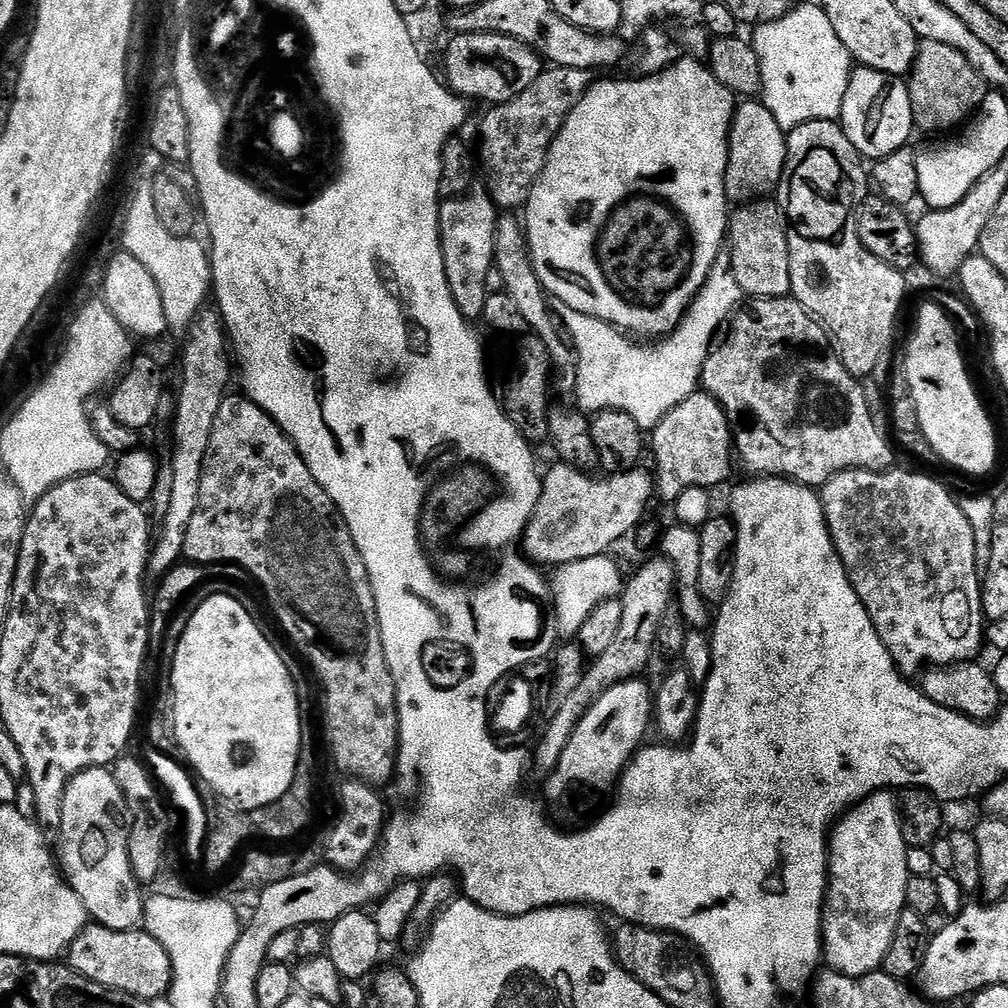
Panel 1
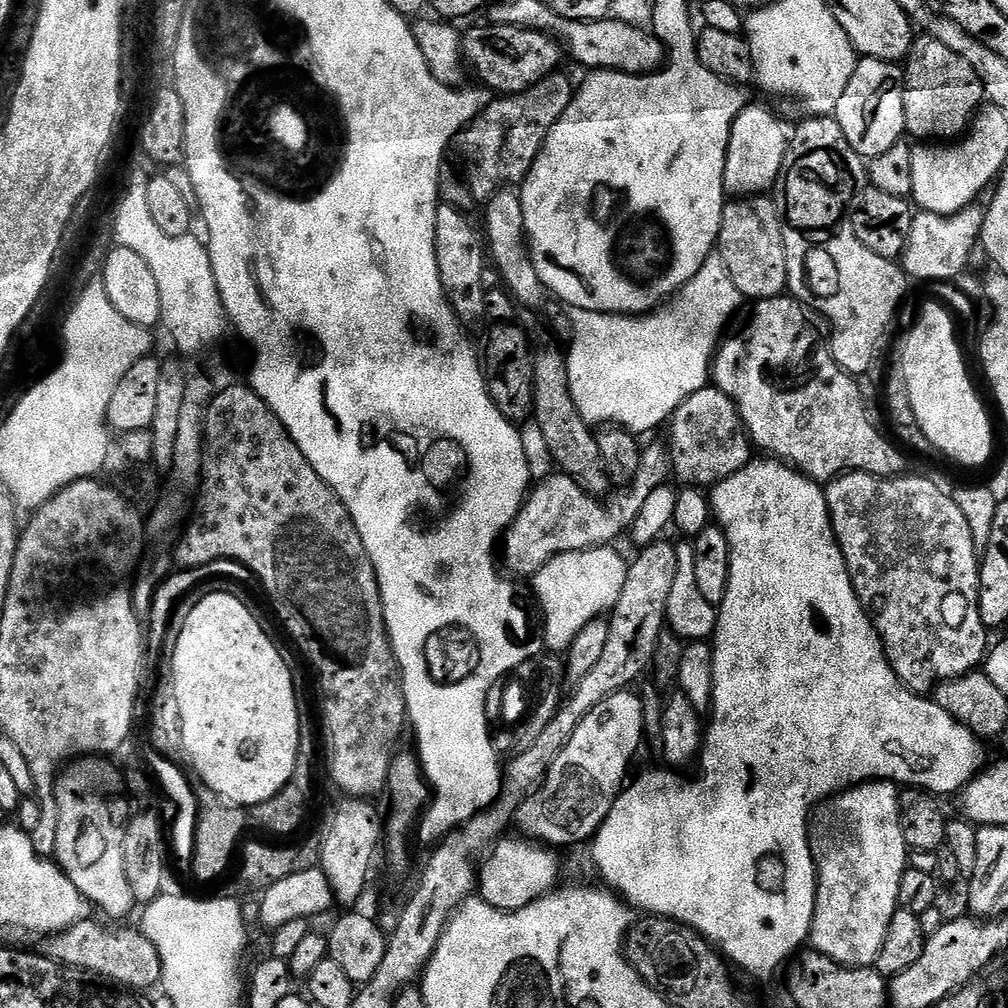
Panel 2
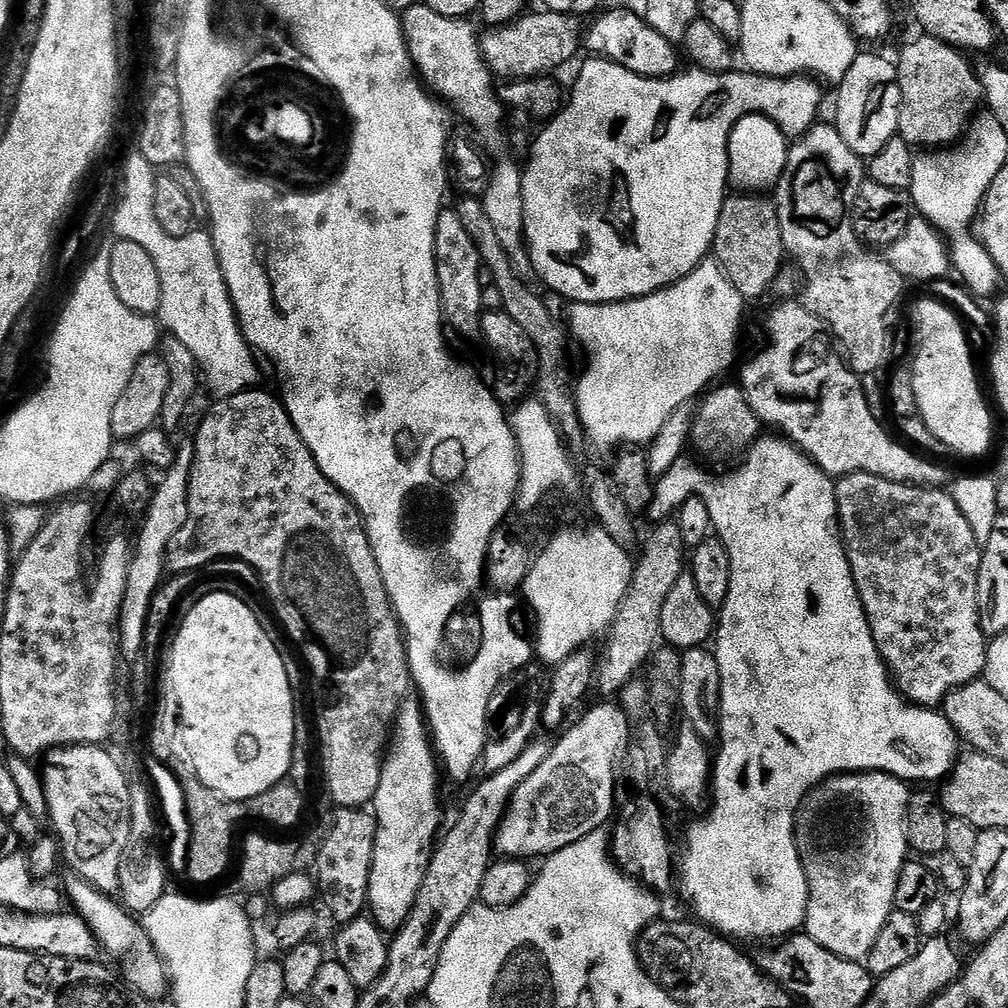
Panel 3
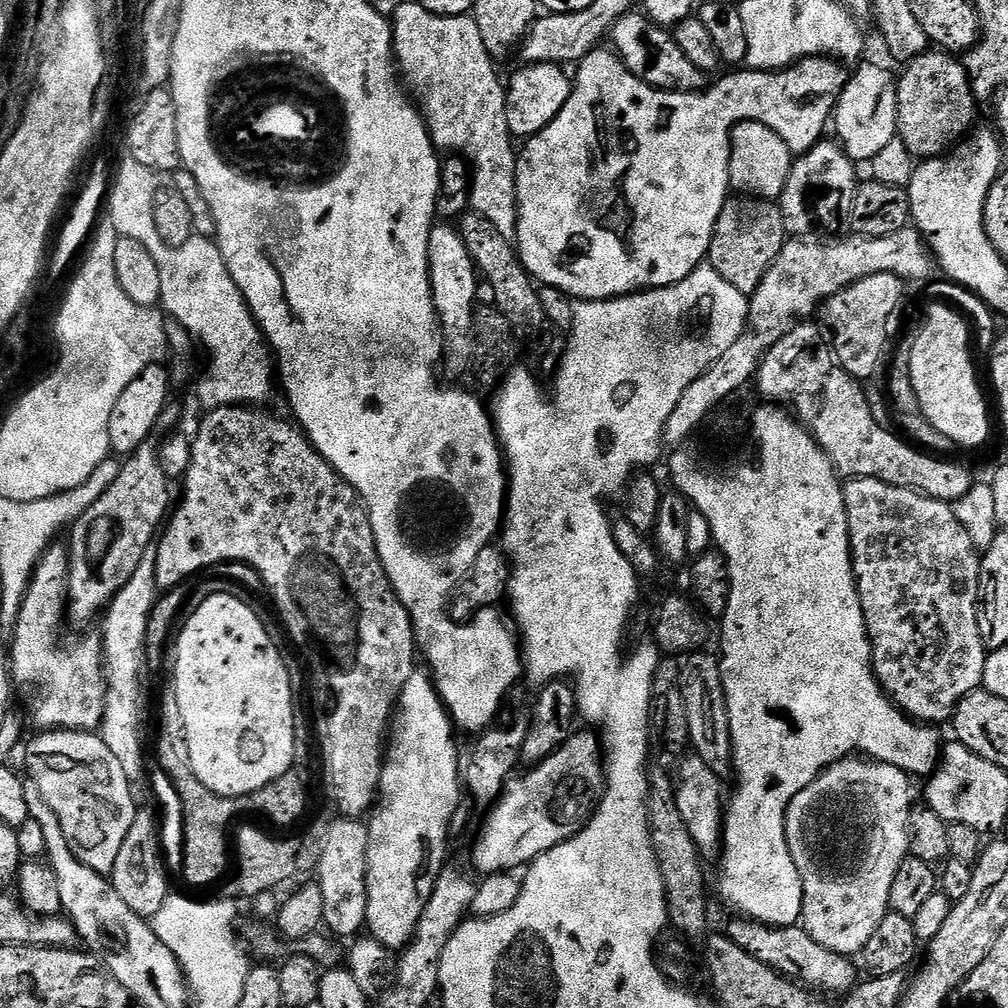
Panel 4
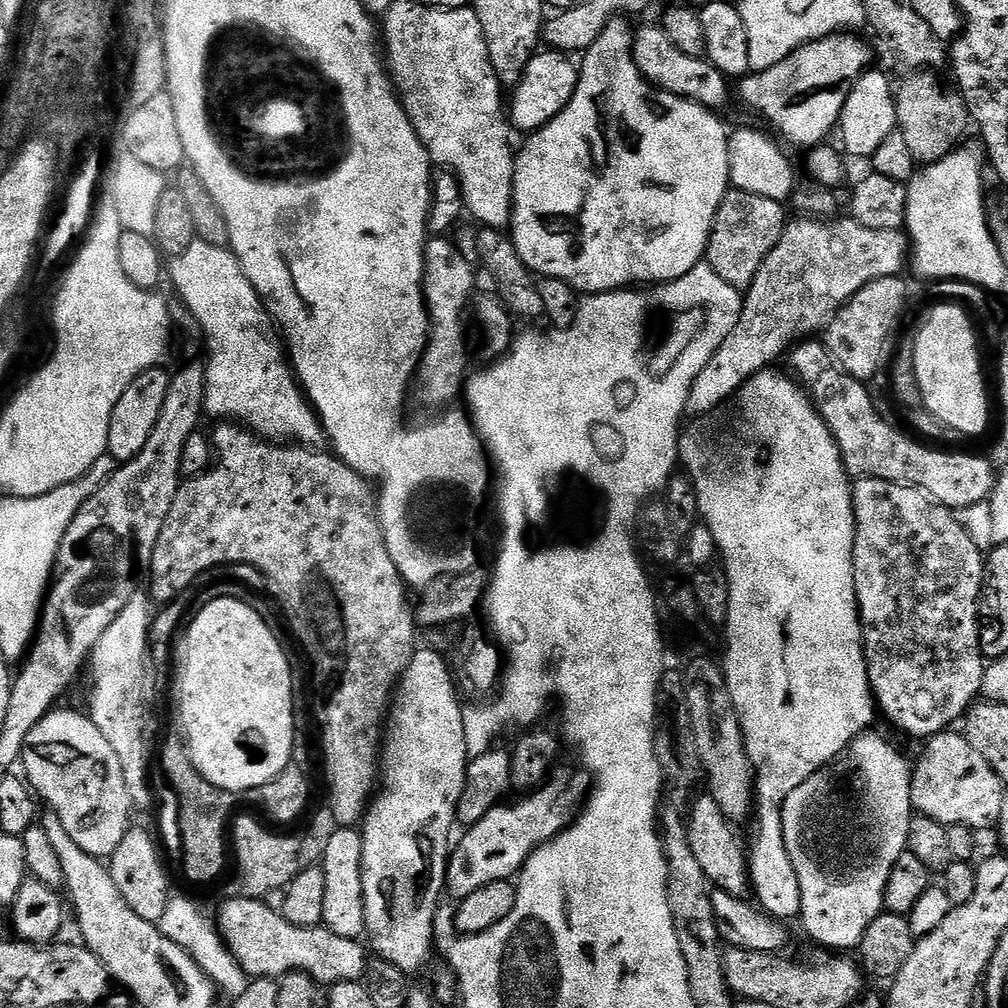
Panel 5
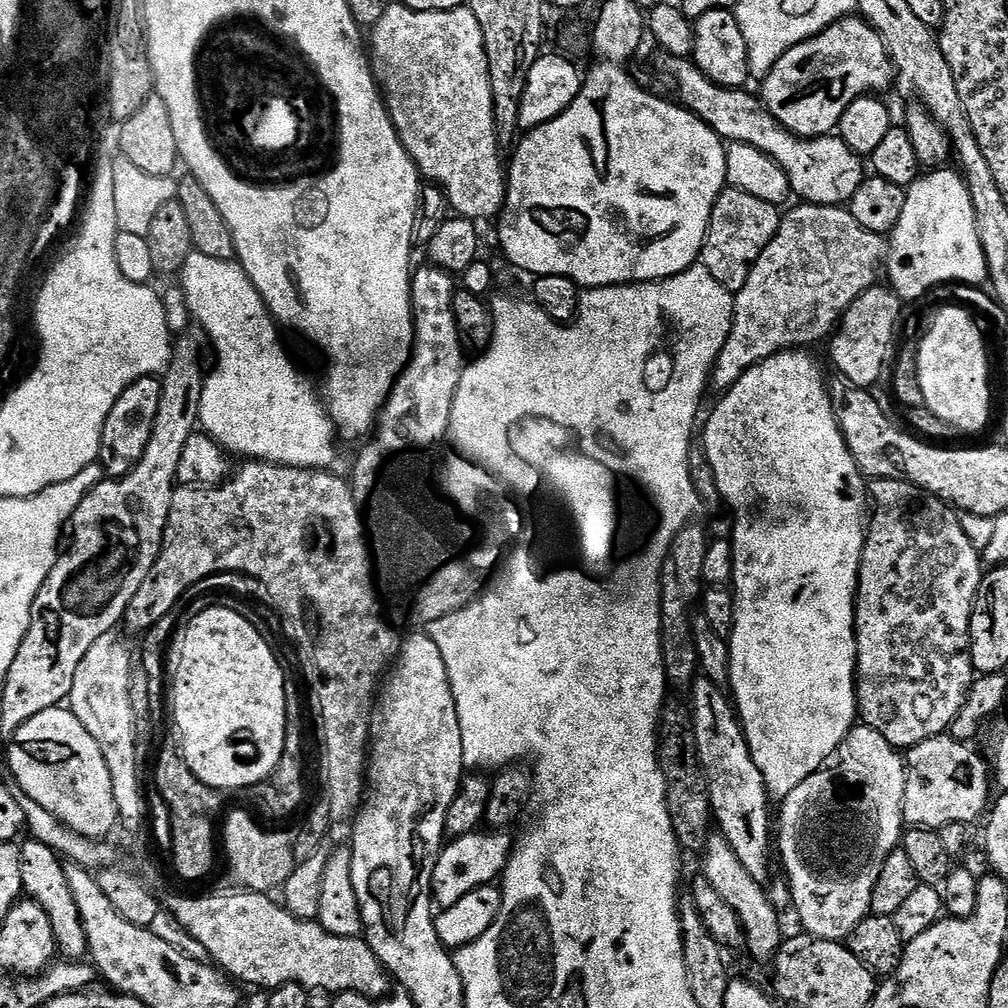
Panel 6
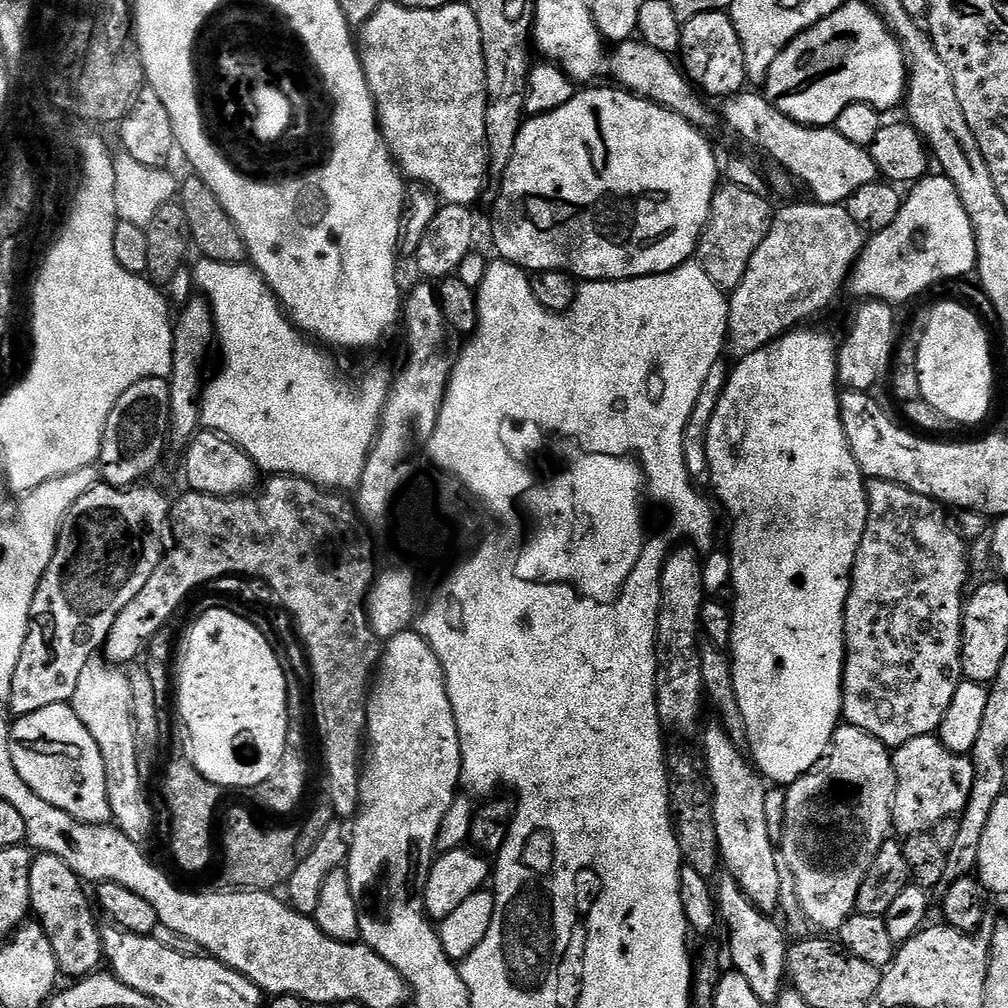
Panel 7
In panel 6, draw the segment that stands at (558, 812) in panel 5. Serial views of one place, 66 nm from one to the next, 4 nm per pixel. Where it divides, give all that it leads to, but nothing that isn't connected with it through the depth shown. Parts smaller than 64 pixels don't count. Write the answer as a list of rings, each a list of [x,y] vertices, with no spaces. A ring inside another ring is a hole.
[[[477,830],[449,839],[440,850],[440,857],[434,866],[432,879],[432,898],[441,909],[454,906],[470,890],[499,881],[504,874],[504,867],[514,851],[514,840],[504,830]]]

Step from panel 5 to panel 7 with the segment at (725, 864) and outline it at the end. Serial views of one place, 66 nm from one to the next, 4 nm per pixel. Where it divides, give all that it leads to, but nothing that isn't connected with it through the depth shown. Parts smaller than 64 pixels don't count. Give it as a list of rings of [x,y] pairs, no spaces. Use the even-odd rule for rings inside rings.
[[[724,874],[719,880],[720,885],[717,883],[714,888],[716,907],[720,910],[723,925],[727,925],[732,931],[728,936],[728,952],[732,955],[731,967],[740,972],[746,982],[750,982],[750,988],[754,990],[754,994],[758,994],[765,1006],[775,1005],[786,984],[790,940],[784,937],[785,929],[780,929],[772,921],[773,917],[748,897],[735,876]]]

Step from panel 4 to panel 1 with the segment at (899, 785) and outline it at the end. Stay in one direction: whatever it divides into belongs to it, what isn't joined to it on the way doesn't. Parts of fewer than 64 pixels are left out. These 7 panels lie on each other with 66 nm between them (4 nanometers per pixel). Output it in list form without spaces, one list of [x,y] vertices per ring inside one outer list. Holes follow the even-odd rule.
[[[891,791],[873,792],[859,804],[852,805],[831,825],[828,837],[828,890],[824,894],[824,923],[822,925],[822,960],[831,971],[841,972],[847,976],[865,976],[877,971],[883,965],[886,950],[890,950],[890,942],[894,942],[894,930],[898,926],[898,918],[904,913],[906,907],[906,882],[910,875],[908,855],[910,855],[910,849],[908,843],[902,838],[900,812],[896,809],[896,798]]]

